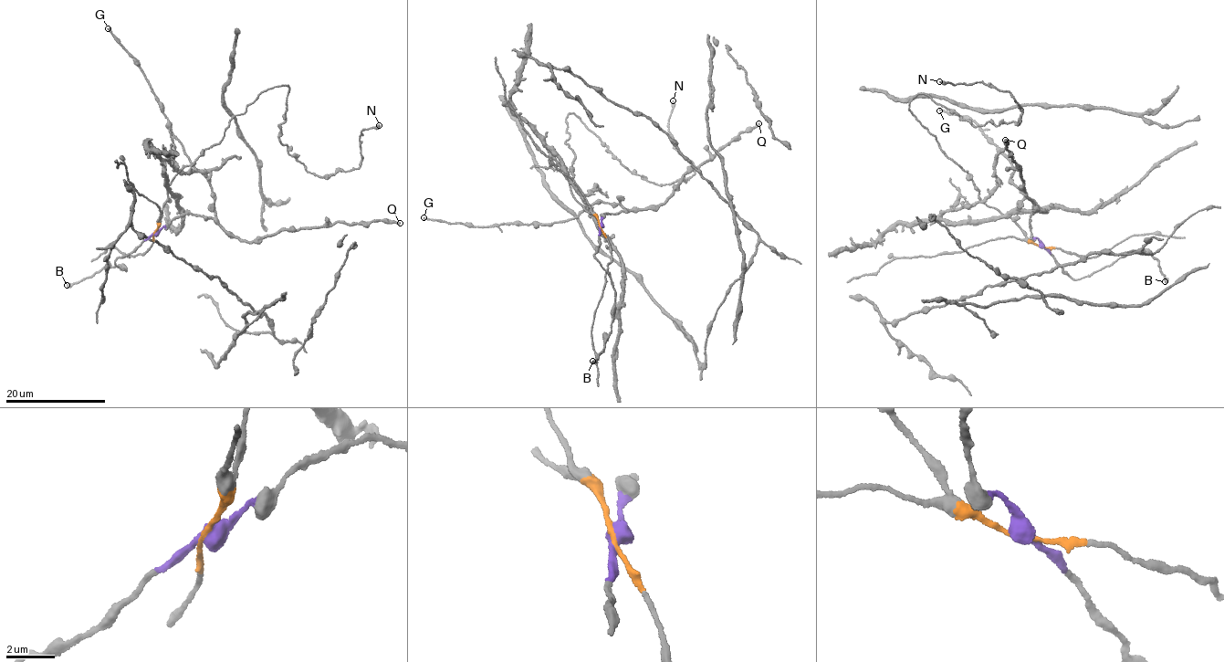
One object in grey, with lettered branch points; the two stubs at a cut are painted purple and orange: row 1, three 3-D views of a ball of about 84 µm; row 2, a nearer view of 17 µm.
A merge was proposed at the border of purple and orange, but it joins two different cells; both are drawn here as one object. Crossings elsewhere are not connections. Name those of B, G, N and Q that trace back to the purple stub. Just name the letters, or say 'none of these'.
B, G, Q

